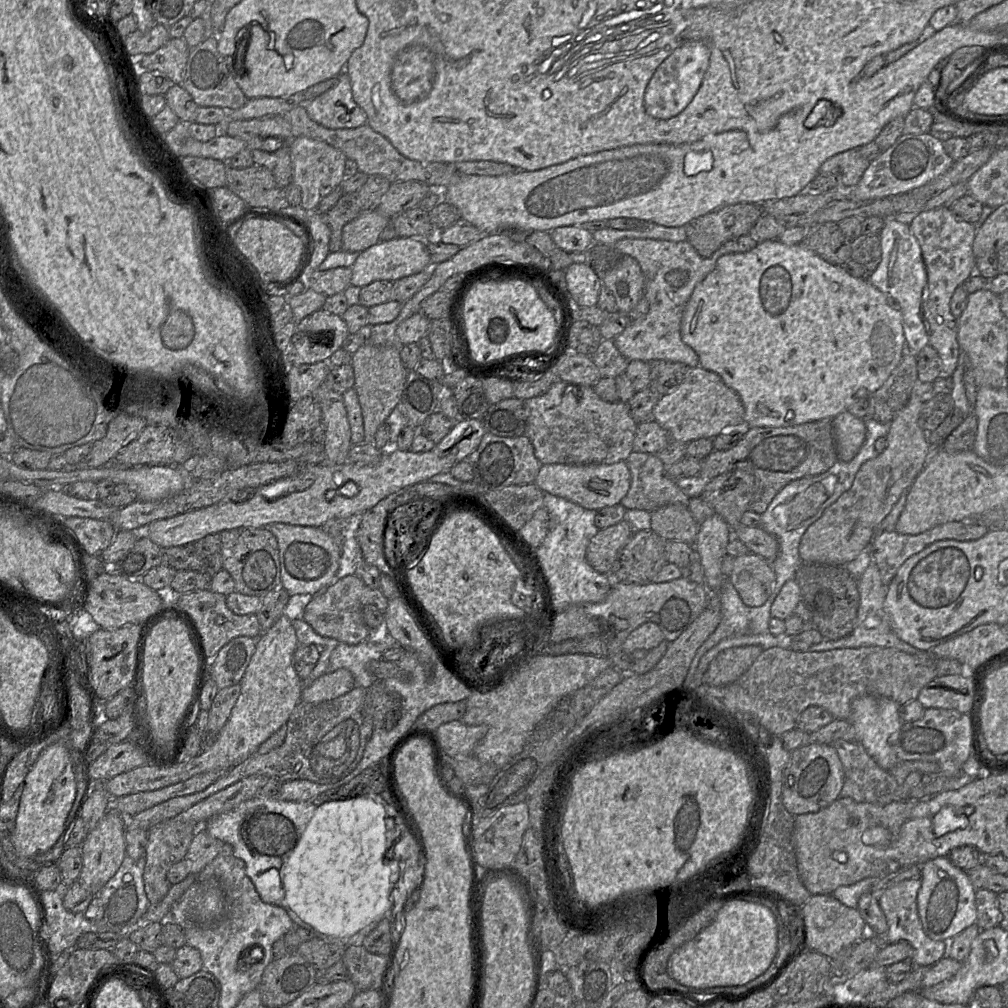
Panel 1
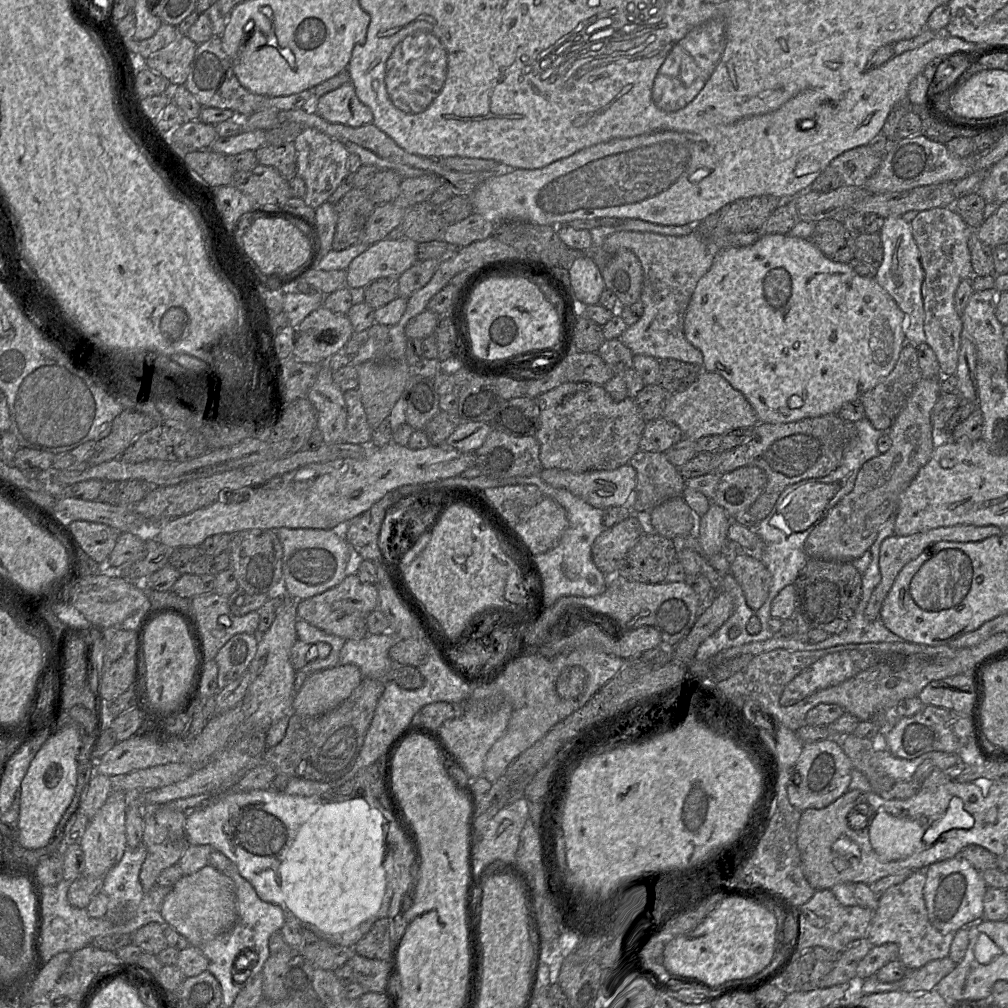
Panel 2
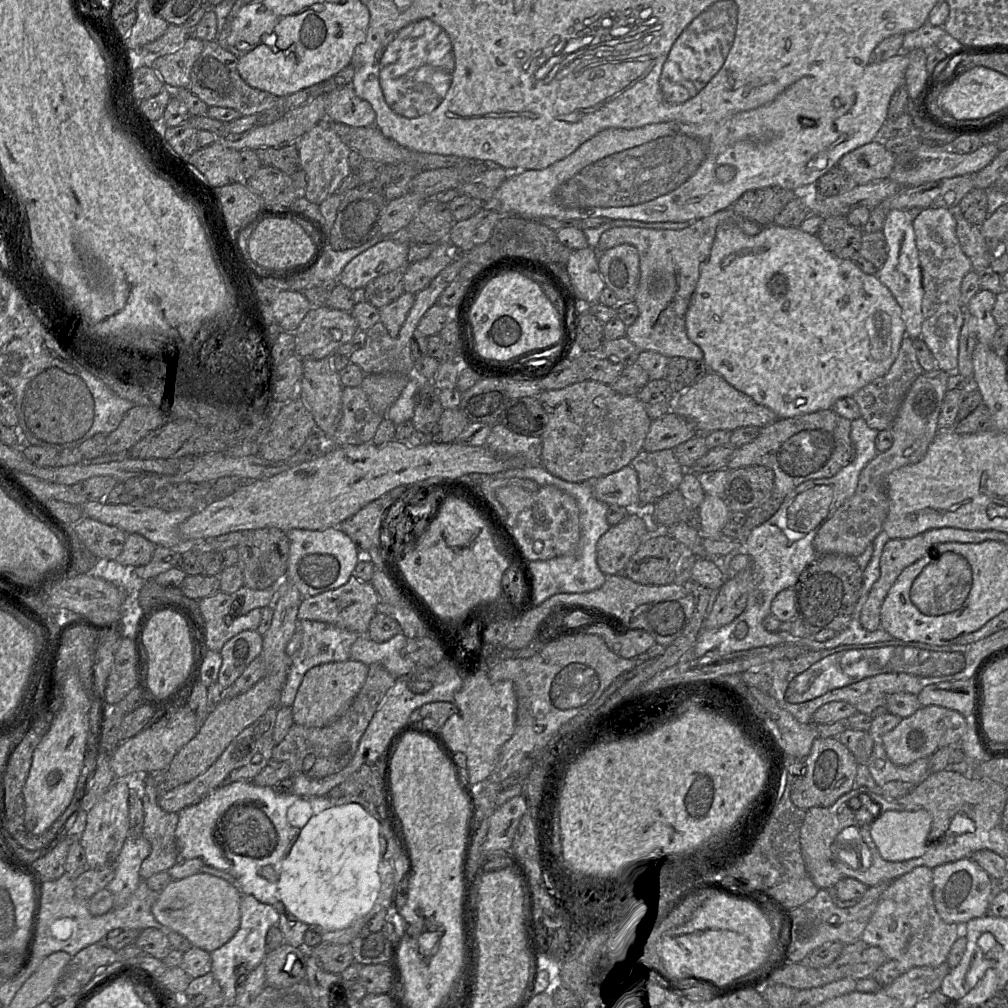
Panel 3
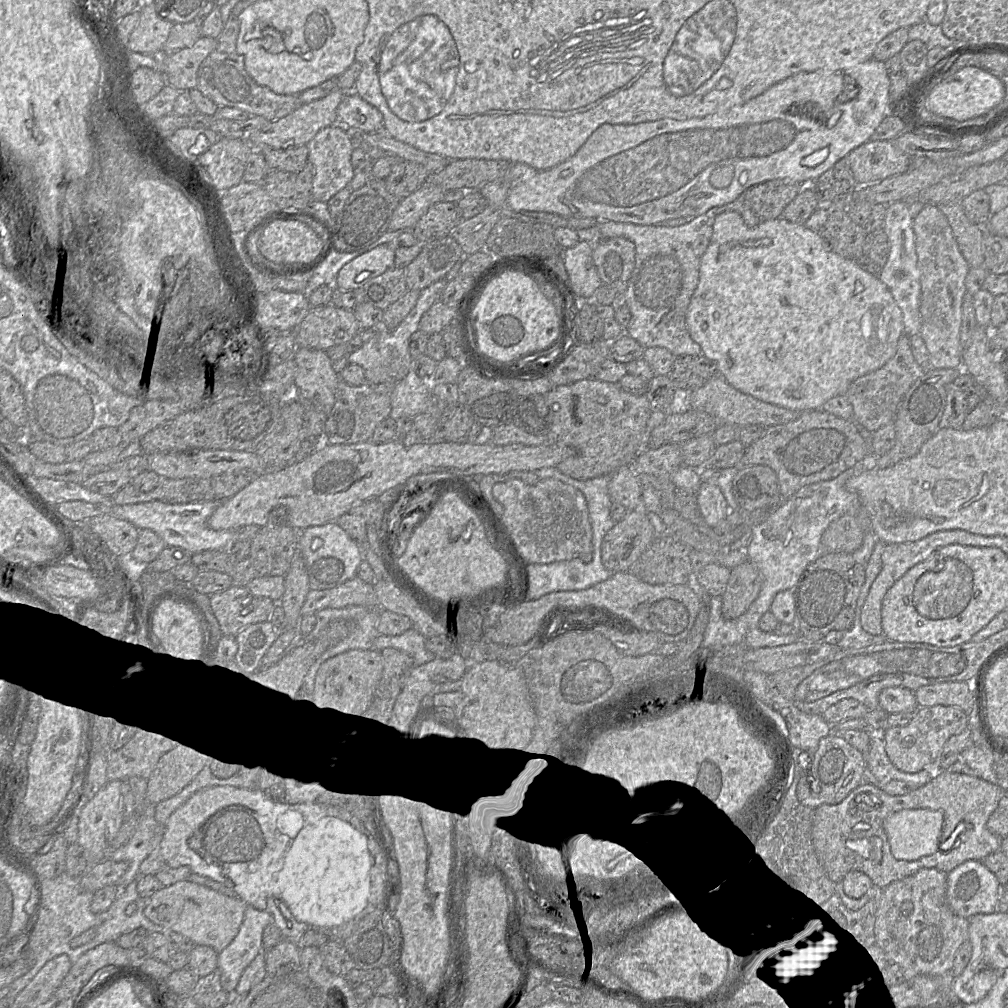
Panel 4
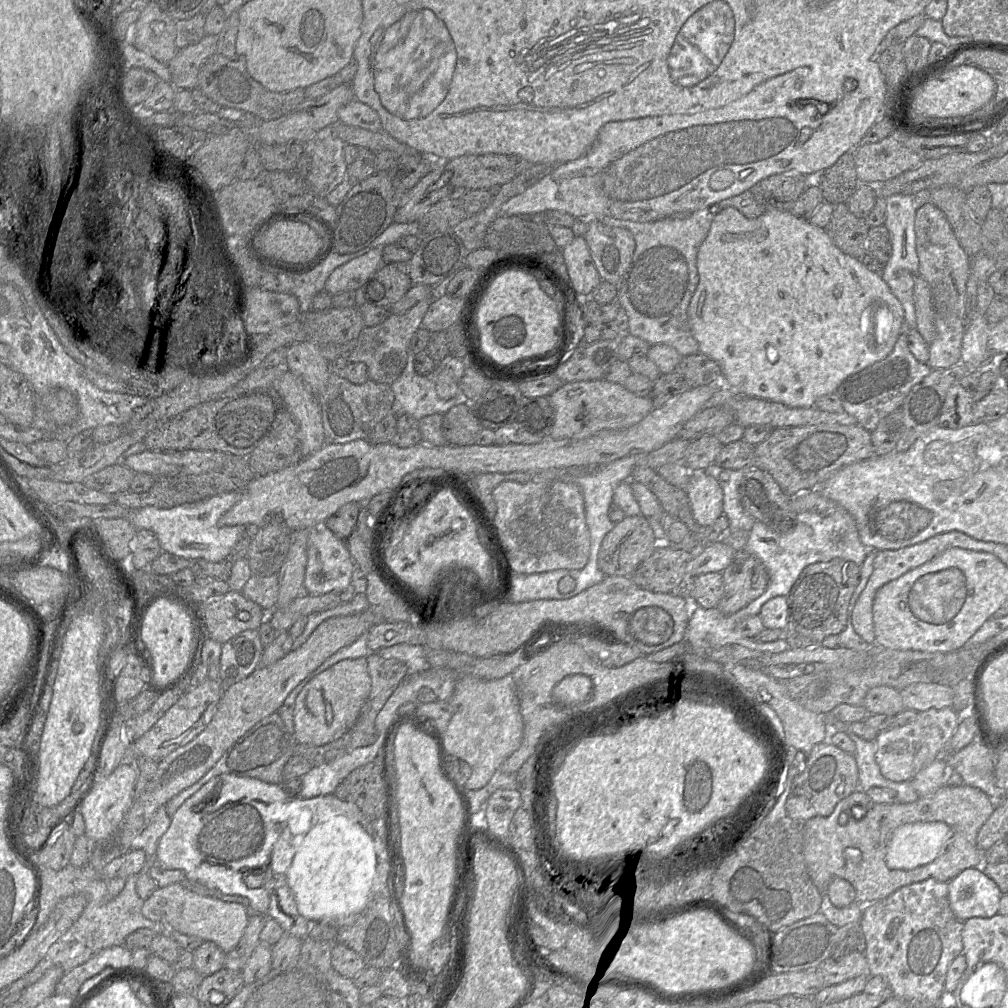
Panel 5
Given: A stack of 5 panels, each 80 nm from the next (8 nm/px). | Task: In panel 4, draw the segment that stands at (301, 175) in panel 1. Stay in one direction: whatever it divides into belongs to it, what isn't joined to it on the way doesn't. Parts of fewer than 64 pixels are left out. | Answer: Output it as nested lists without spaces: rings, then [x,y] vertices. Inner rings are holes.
[[[339,124],[320,129],[306,144],[308,162],[313,169],[311,194],[313,200],[327,202],[338,191],[344,189],[353,177],[354,166],[350,162],[350,153],[354,146],[348,130]]]

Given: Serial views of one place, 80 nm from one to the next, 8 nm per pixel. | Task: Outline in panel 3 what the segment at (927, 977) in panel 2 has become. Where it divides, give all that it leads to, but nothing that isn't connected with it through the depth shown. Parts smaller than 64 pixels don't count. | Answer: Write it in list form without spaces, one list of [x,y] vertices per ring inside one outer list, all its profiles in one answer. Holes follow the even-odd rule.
[[[944,962],[939,966],[913,968],[901,974],[895,981],[882,987],[883,994],[902,1002],[902,1005],[915,1005],[940,989],[941,983],[951,968]]]

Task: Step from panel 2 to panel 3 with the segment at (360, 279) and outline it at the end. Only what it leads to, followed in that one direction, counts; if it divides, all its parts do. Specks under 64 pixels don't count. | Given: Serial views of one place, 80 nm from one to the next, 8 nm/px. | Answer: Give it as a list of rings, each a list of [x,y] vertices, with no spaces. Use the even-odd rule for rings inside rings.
[[[385,238],[354,257],[343,269],[338,283],[355,290],[386,273],[404,270],[409,244],[395,243]]]

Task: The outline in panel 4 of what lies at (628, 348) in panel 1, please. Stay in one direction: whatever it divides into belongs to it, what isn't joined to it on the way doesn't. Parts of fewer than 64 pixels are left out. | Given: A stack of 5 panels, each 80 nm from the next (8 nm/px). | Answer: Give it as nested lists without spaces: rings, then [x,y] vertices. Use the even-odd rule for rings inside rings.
[[[745,192],[733,202],[711,208],[705,214],[696,216],[680,226],[599,222],[600,239],[624,237],[635,244],[635,268],[628,281],[627,289],[621,296],[621,302],[629,307],[632,314],[625,334],[644,348],[666,348],[675,357],[702,354],[700,345],[690,337],[688,332],[686,313],[698,285],[700,261],[710,243],[715,217],[726,211],[738,212],[749,227],[755,227],[761,222],[747,205]]]

